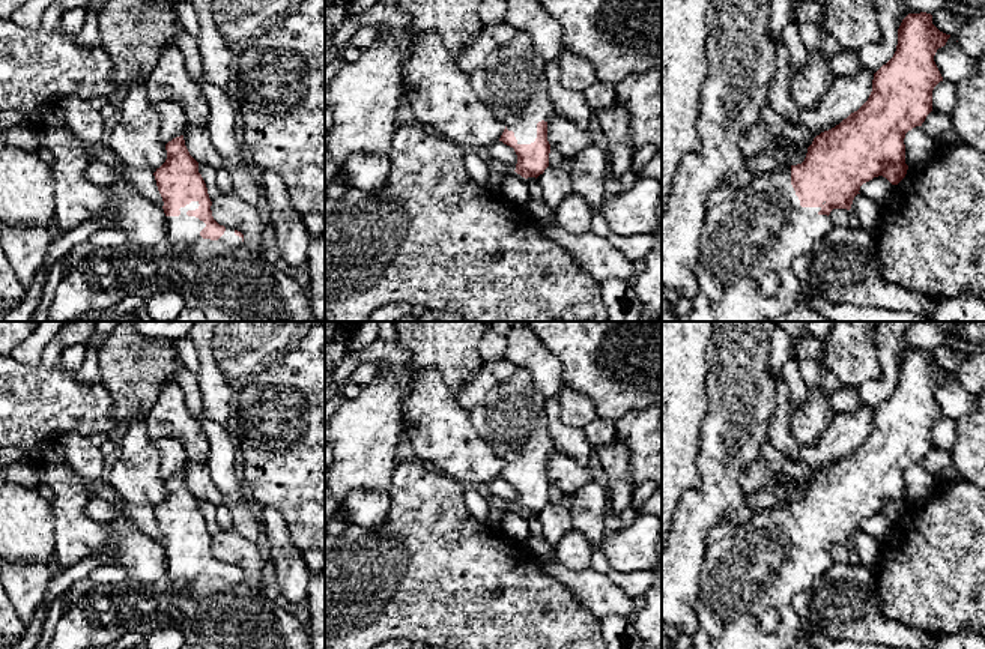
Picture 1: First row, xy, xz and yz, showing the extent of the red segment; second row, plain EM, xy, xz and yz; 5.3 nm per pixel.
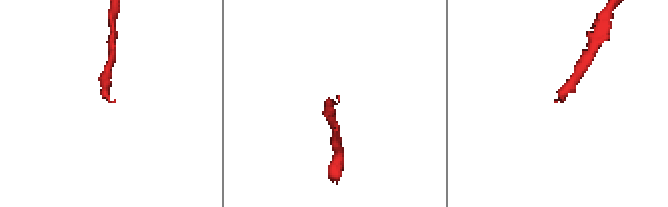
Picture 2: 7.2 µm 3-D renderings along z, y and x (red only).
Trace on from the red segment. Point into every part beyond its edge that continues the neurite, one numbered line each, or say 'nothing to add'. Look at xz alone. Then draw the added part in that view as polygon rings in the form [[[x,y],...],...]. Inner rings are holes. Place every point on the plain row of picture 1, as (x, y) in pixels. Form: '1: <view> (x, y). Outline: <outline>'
1: xz (512, 419). Outline: [[[517,368],[516,374],[492,389],[481,404],[469,412],[469,419],[478,434],[501,457],[508,467],[514,469],[517,481],[531,481],[537,475],[537,460],[556,451],[547,430],[544,412],[546,400],[534,388],[531,374]]]

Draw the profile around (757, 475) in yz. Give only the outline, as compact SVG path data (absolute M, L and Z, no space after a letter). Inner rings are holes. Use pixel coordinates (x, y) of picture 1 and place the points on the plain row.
M759 458L740 472L740 485L746 494L755 494L764 487L771 487L773 472L770 464Z

